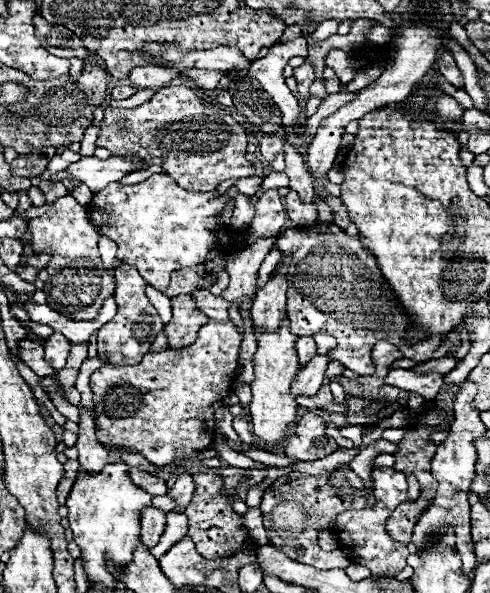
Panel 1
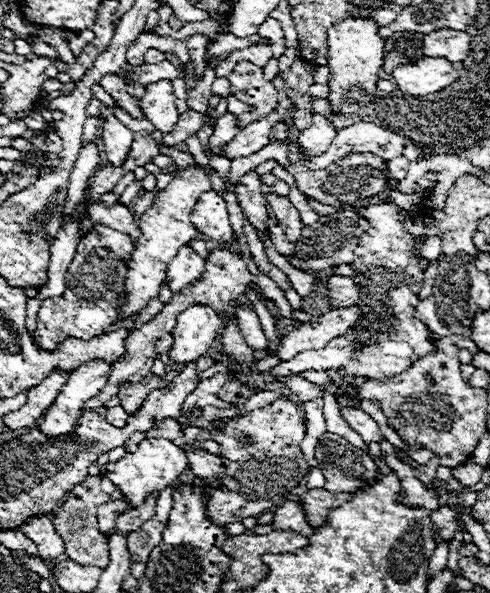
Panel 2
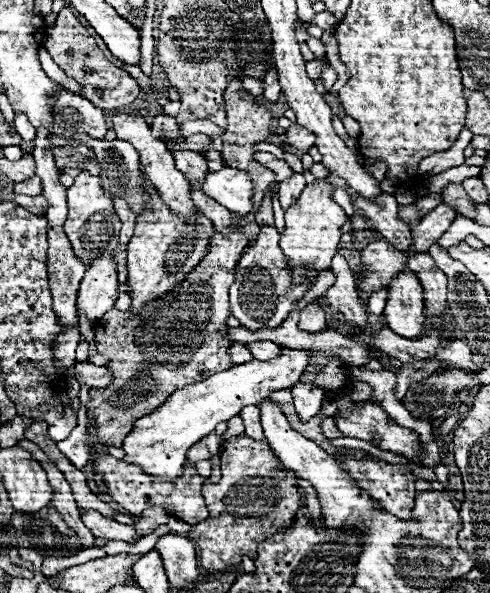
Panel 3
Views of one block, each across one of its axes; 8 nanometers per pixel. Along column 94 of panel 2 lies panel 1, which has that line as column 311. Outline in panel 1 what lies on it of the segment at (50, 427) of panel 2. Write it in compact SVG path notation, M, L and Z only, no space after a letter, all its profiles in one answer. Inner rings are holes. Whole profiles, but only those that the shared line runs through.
M318 354L310 364L306 364L298 376L296 376L296 382L292 386L292 394L294 396L314 396L318 392L318 388L322 386L322 380L324 380L324 372L328 368L330 360L328 360L328 354Z

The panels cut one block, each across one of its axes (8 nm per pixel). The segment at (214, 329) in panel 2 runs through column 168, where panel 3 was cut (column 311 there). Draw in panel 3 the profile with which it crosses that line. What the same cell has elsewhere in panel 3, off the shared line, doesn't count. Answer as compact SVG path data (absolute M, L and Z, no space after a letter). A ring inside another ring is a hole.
M282 348L278 358L272 360L250 360L246 364L236 364L224 372L216 372L208 380L202 380L198 384L192 384L174 396L170 396L160 408L156 408L152 414L142 416L130 434L124 438L124 450L126 462L140 464L144 472L150 476L162 476L162 478L178 478L184 474L184 462L186 452L192 444L208 436L218 422L230 420L240 412L240 408L258 404L260 400L268 398L272 392L294 386L306 366L310 364L312 352L308 350L292 350Z

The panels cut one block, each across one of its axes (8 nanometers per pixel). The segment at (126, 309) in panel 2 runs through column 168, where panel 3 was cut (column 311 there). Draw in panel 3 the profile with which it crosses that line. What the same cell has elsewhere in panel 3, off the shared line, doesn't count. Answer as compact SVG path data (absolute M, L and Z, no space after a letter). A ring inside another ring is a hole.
M326 178L314 180L312 184L306 184L296 204L292 204L292 208L286 210L286 230L280 236L280 248L292 264L314 262L318 272L330 266L342 236L340 230L348 220L346 212L332 200L332 192L334 192L334 186L326 182Z

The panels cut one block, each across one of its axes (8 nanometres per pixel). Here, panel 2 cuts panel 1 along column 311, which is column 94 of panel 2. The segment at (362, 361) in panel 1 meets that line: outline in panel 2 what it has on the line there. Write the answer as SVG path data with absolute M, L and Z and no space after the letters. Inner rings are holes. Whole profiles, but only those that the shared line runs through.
M102 224L92 226L92 230L86 236L82 236L82 240L76 246L76 254L74 254L74 260L72 260L70 270L68 270L66 292L58 298L46 300L40 306L36 332L32 334L34 342L40 344L42 348L56 348L56 344L62 342L68 336L80 338L80 340L90 340L94 336L100 336L110 324L114 324L116 316L118 316L116 308L120 306L120 296L124 294L124 284L122 284L124 276L126 276L126 260L124 258L130 256L132 248L134 248L134 244L128 238L128 234L122 234L122 232L118 232L114 228L108 228L108 226L102 226Z

